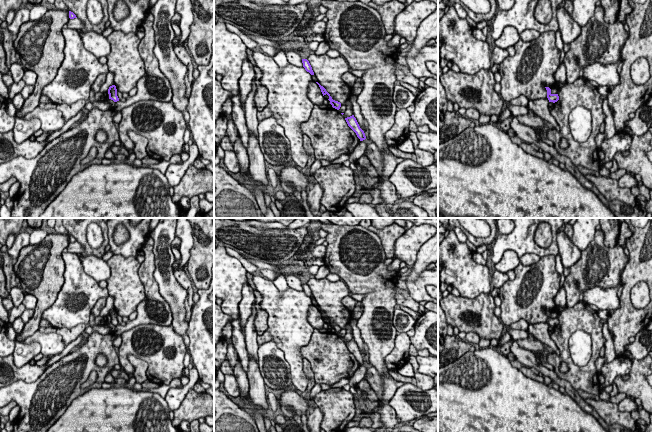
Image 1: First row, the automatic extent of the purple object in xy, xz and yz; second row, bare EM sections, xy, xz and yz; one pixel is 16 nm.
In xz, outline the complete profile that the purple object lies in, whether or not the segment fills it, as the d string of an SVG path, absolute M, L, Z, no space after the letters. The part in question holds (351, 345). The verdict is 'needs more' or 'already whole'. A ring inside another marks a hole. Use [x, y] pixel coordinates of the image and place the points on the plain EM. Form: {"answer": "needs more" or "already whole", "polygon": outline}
{"answer": "already whole", "polygon": "M354 339L345 342L348 350L356 357L357 361L360 363L360 365L363 365L366 363L364 355L360 352L356 342Z"}

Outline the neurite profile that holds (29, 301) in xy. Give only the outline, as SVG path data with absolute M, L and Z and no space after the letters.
M25 293L22 304L25 306L26 309L35 309L37 299L35 296Z

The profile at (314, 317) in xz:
M314 305L310 306L308 310L307 320L314 327L314 329L319 331L323 328L325 323L319 309Z

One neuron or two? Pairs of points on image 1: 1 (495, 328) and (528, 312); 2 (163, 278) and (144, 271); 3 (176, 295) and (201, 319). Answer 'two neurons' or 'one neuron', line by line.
1: two neurons
2: two neurons
3: two neurons

